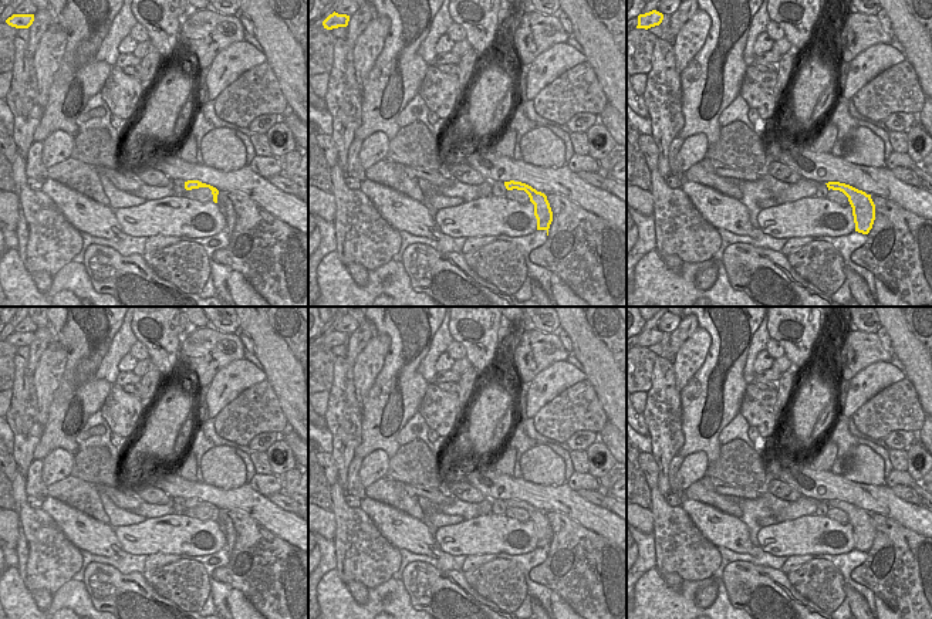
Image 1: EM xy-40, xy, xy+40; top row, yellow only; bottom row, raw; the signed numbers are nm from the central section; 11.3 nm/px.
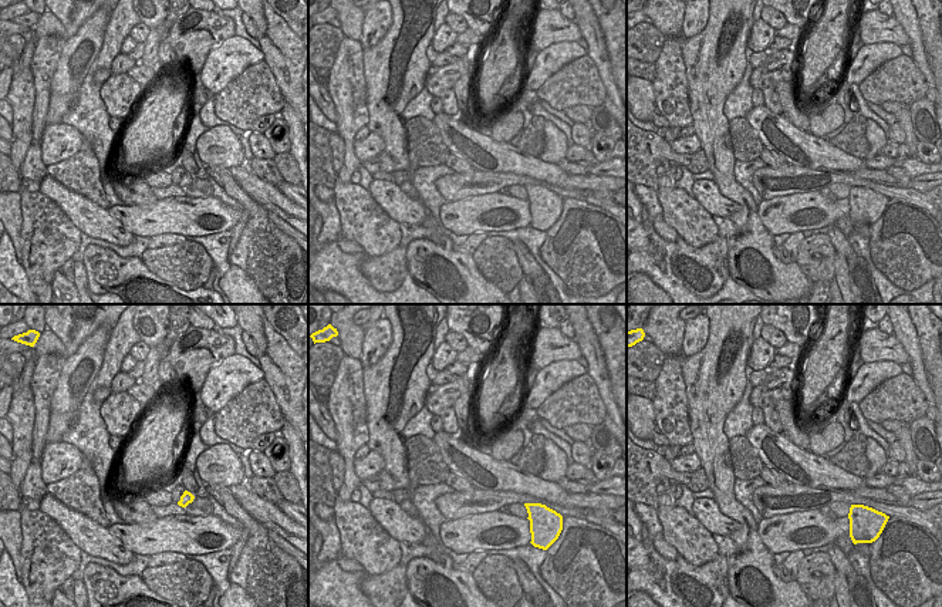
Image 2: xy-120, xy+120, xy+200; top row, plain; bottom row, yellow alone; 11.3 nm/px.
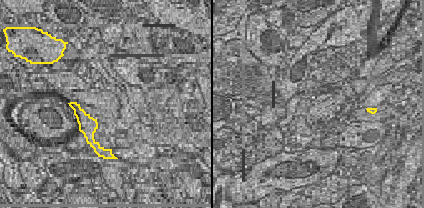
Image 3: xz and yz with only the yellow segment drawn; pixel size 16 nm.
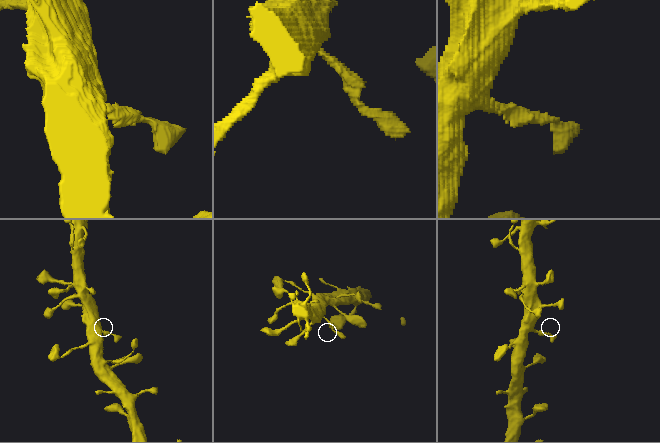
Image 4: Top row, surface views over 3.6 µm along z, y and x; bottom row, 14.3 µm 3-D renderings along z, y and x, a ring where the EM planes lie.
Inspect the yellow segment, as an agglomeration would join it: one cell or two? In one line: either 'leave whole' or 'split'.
leave whole

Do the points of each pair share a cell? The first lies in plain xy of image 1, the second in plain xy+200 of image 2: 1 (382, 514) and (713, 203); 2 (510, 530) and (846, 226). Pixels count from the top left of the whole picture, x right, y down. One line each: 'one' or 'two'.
1: one
2: two

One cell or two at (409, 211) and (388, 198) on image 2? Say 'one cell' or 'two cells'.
one cell

